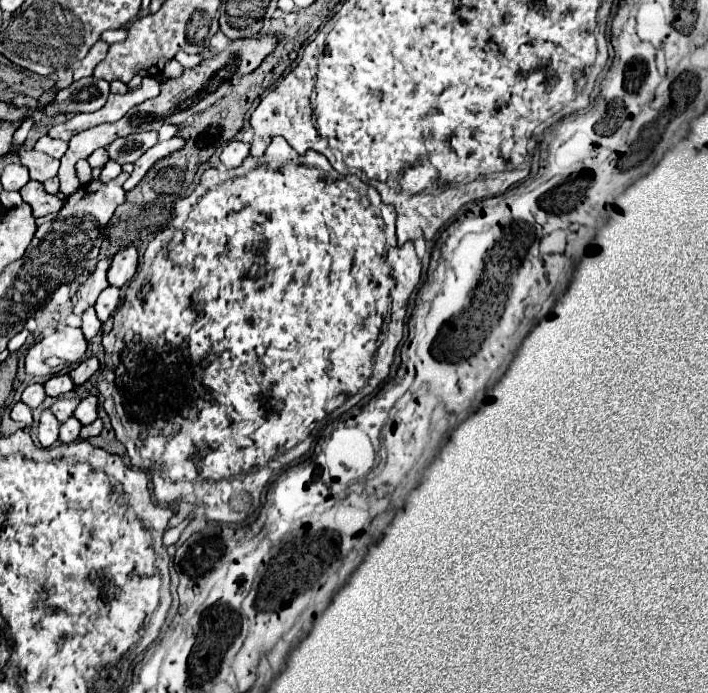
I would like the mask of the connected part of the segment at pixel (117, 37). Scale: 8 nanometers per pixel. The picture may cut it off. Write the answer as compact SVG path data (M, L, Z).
M111 29L111 31L105 31L103 35L101 35L101 39L105 41L105 43L109 43L109 45L113 45L113 43L121 43L121 41L125 41L127 39L127 29Z

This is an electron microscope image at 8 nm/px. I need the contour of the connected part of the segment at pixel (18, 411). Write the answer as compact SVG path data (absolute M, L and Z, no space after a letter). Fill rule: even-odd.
M19 401L19 403L15 403L15 407L11 411L11 419L13 421L21 421L25 425L31 425L33 423L33 411L25 403Z

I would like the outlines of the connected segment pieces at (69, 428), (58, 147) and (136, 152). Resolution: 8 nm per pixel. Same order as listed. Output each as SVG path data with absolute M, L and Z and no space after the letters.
M69 417L69 421L61 423L59 441L61 441L61 443L73 443L73 441L77 441L77 439L79 439L79 431L81 431L81 427L83 427L83 425L79 423L79 419Z
M47 139L47 141L41 143L41 145L37 143L35 149L37 149L37 151L43 151L43 153L55 157L55 159L61 159L61 157L65 155L65 151L67 151L67 143L65 143L65 141L57 141L57 139Z
M147 131L147 133L135 133L135 135L127 135L121 137L117 141L113 141L107 151L109 151L109 159L119 161L121 165L125 163L135 163L149 147L153 147L157 143L157 131Z

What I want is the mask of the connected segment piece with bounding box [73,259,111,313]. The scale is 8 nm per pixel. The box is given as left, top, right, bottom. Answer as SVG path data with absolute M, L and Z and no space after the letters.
M101 259L101 261L97 263L95 273L79 287L79 291L77 291L77 303L75 303L75 307L73 307L75 313L83 313L85 309L93 307L95 301L97 301L97 297L99 297L99 293L101 293L105 287L109 287L109 281L107 281L107 271L109 271L109 267L111 267L111 259Z

